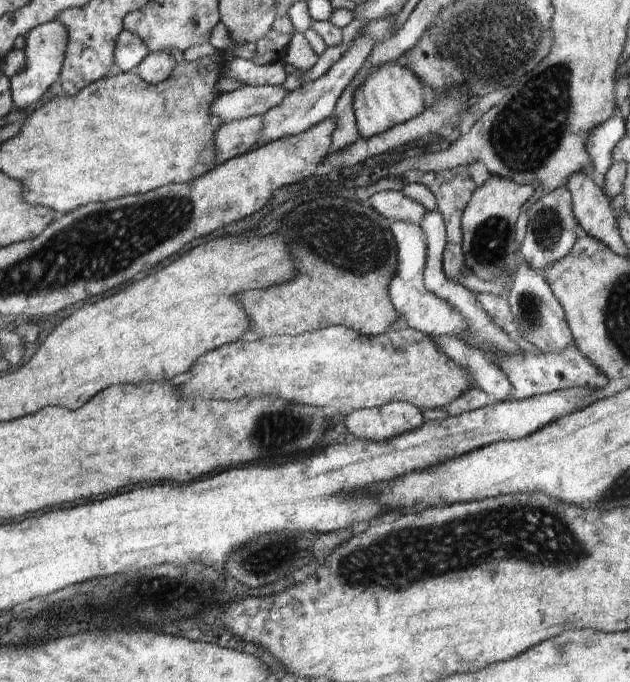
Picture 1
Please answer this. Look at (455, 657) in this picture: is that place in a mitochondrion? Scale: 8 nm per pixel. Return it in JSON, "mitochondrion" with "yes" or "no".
{"mitochondrion":"no"}

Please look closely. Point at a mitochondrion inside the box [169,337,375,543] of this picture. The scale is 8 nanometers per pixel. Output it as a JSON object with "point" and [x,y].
{"point":[276,433]}

